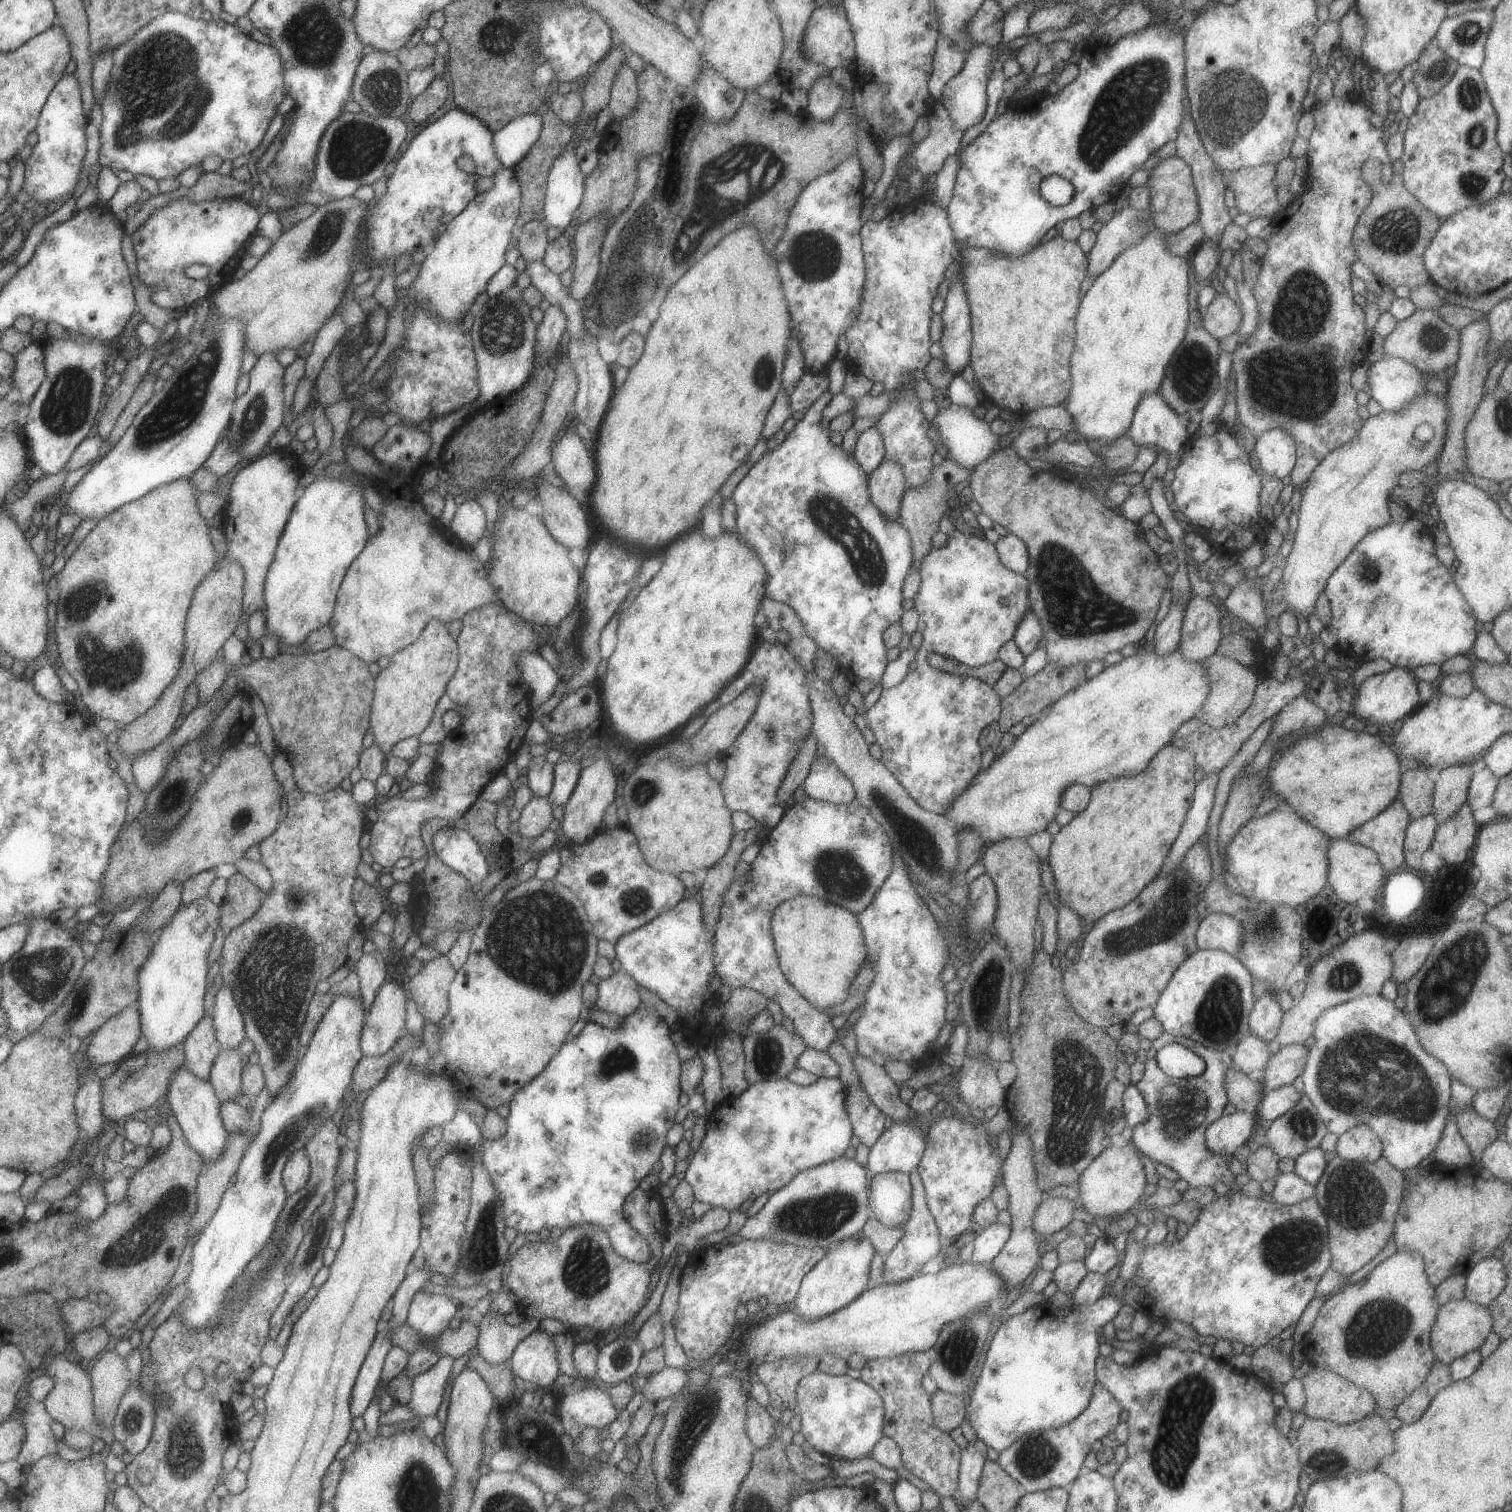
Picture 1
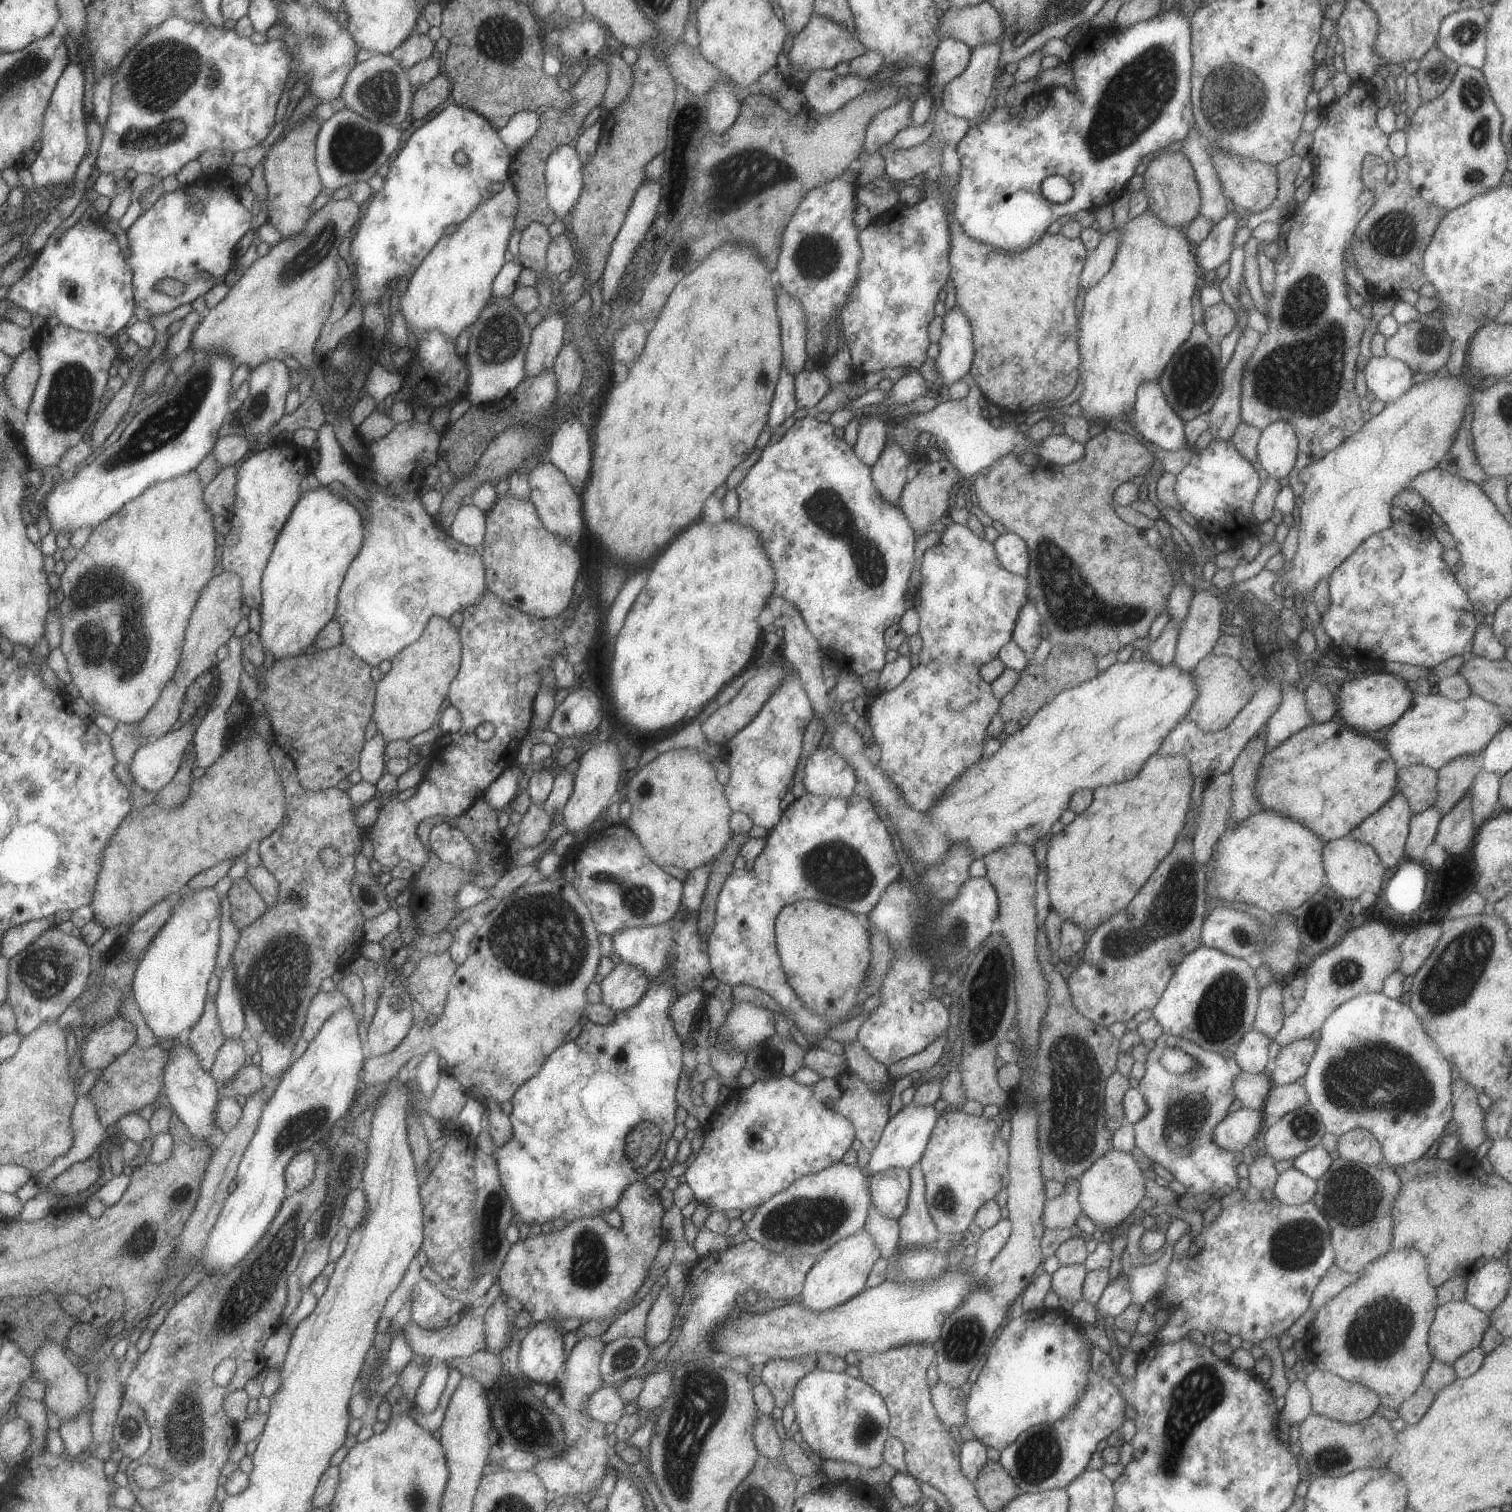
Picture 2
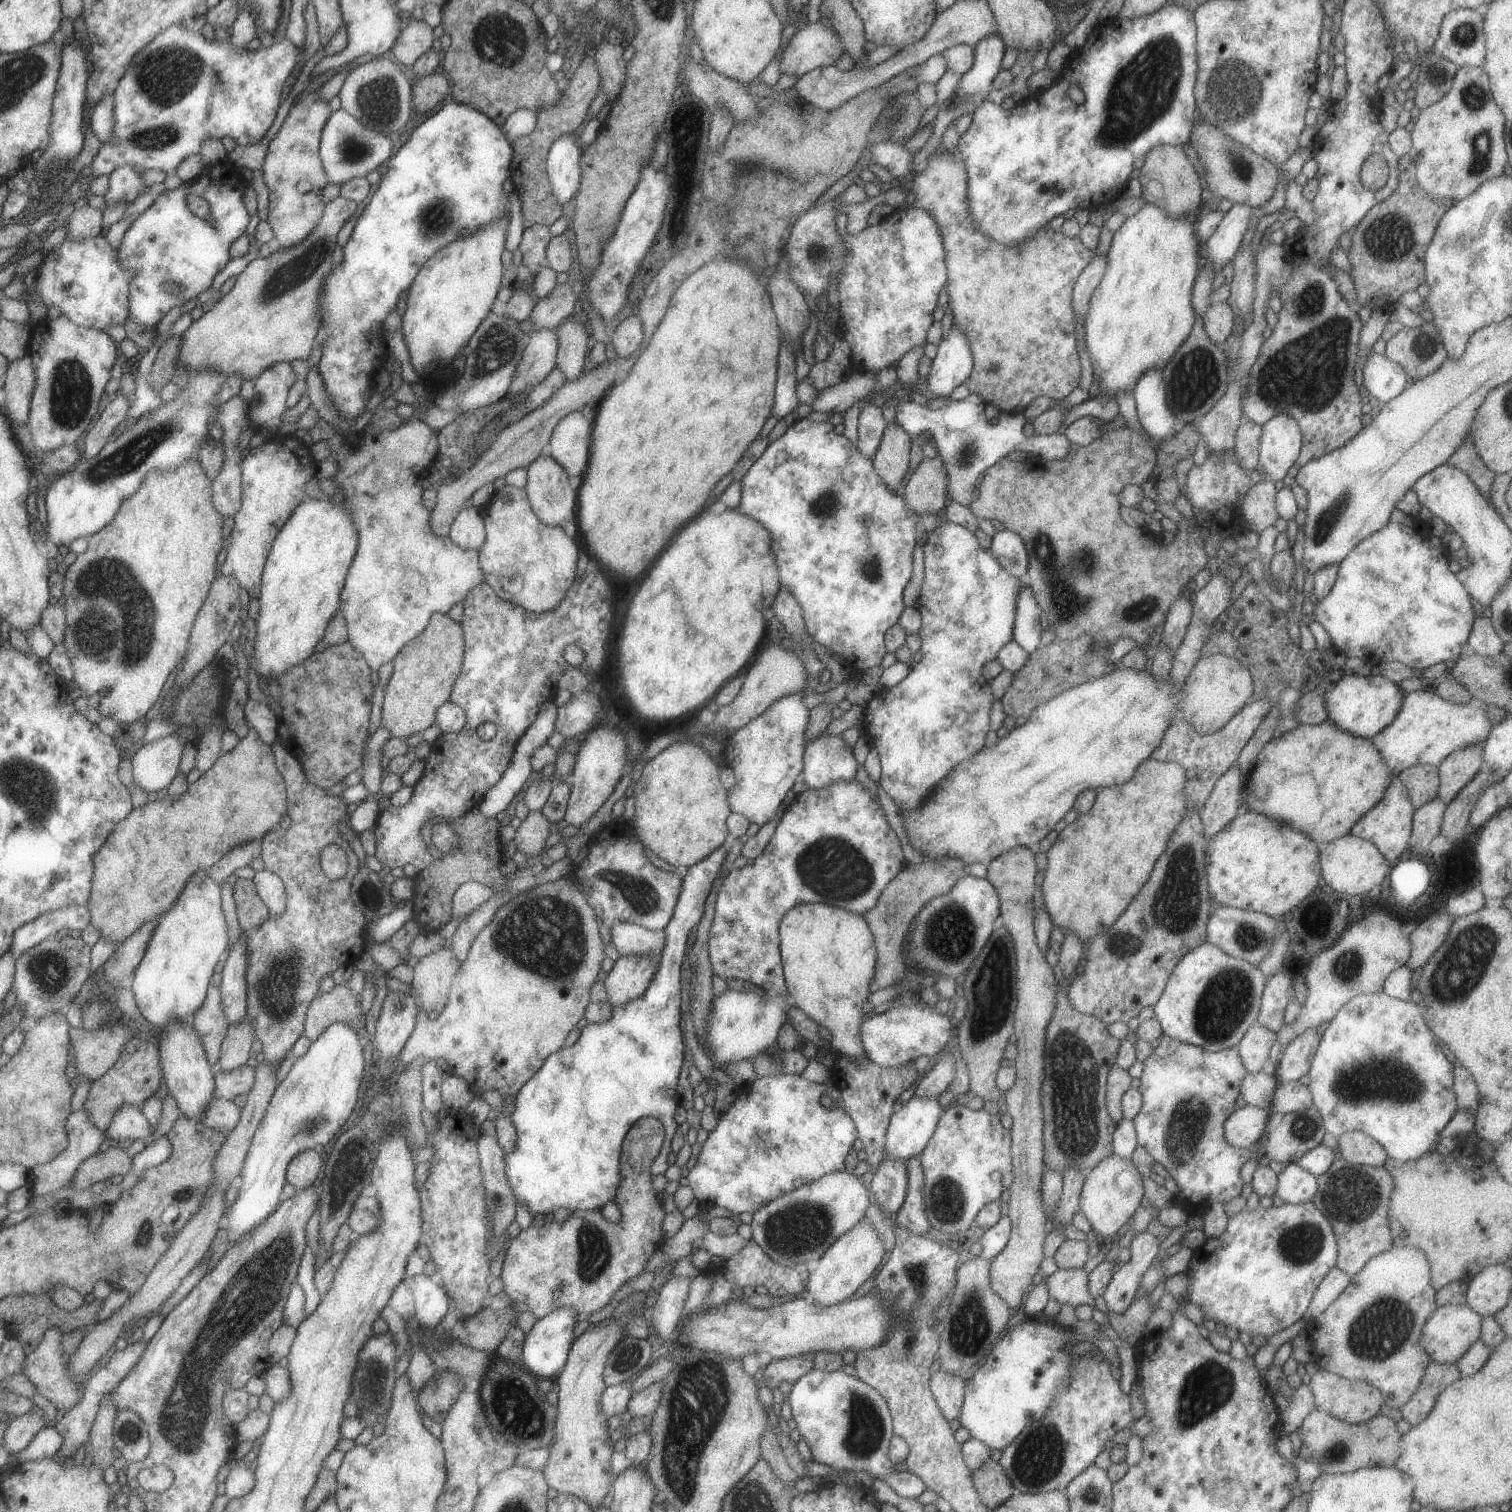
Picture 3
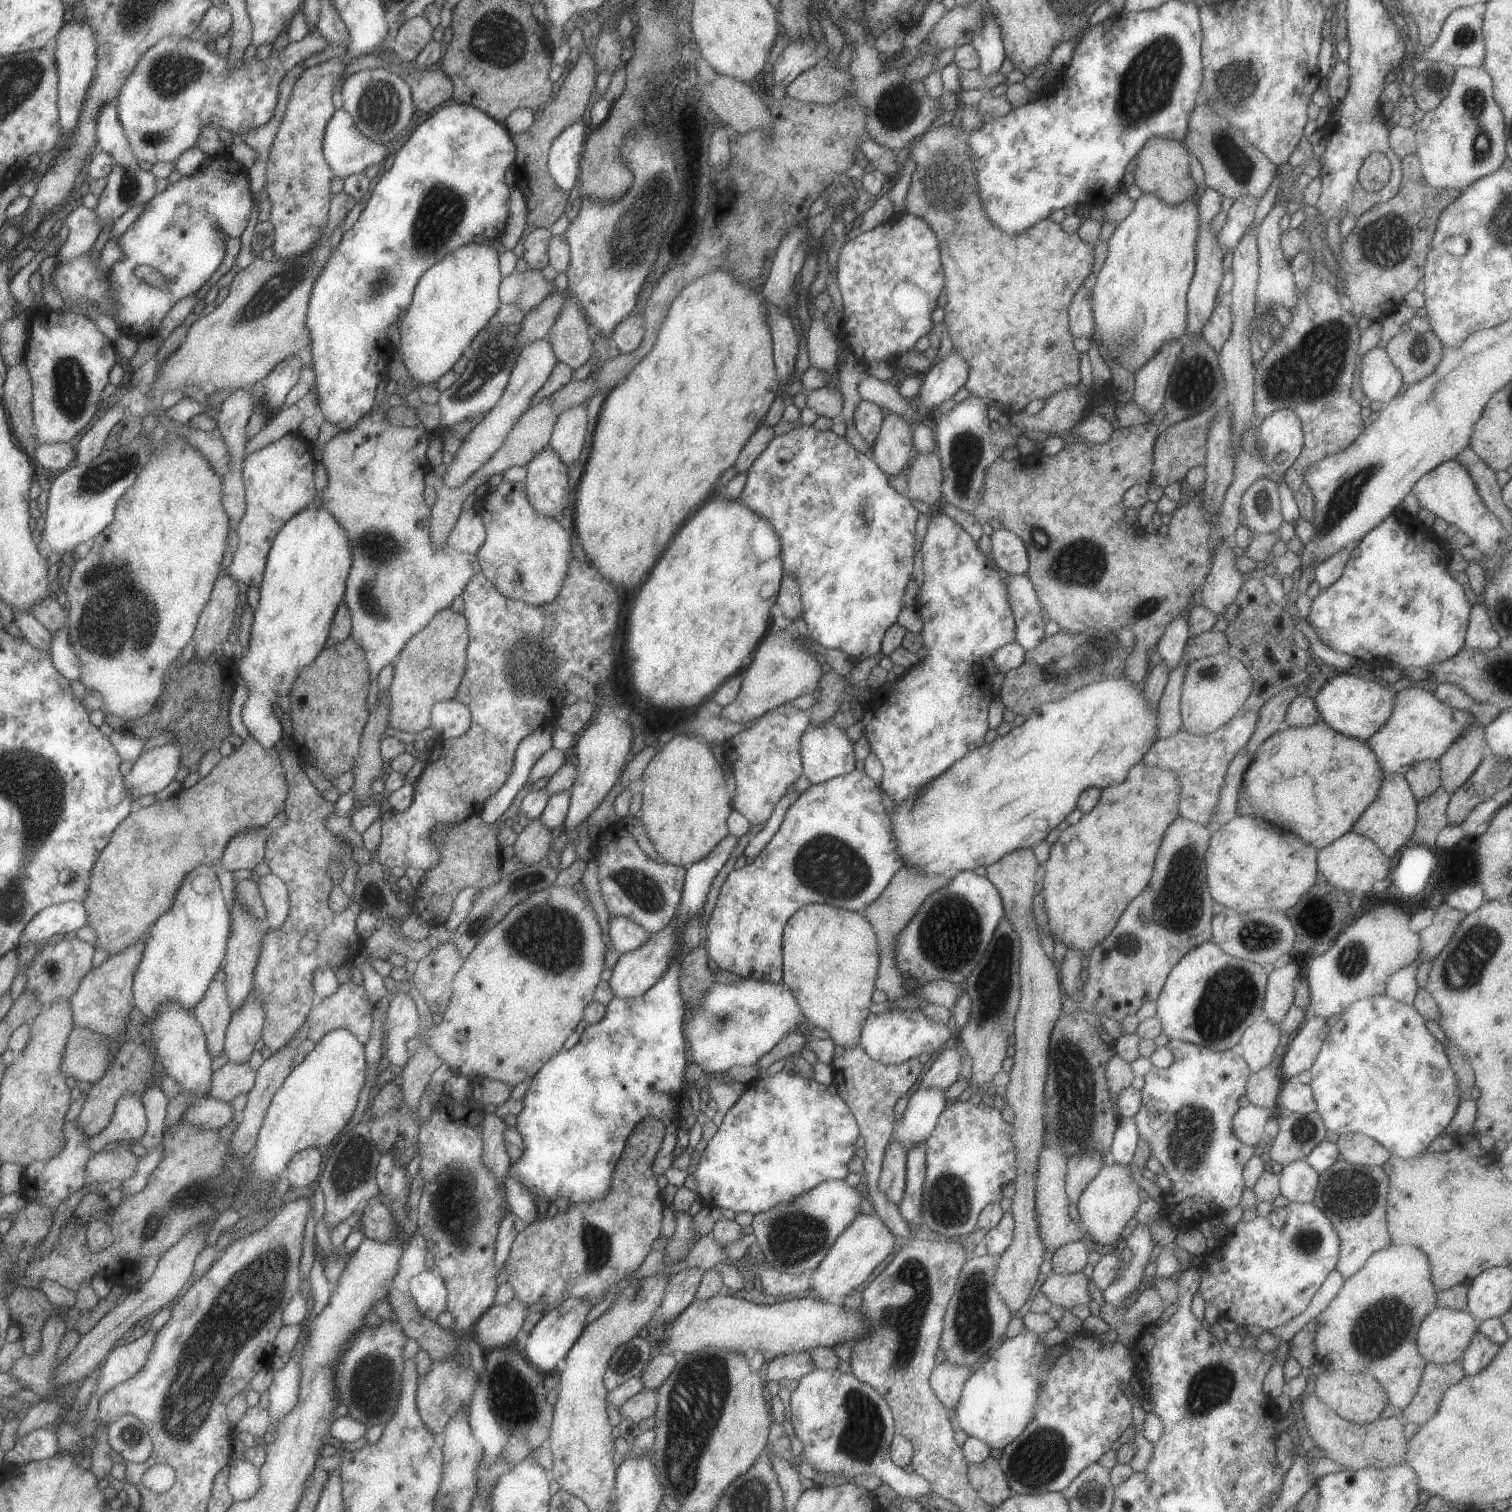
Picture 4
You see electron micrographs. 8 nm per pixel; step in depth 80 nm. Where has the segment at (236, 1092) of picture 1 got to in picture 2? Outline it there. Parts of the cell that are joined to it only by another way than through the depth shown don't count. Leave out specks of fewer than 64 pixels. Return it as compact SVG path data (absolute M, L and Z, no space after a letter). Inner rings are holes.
M241 1039L226 1040L219 1050L214 1068L210 1071L212 1078L218 1085L234 1082L234 1076L244 1068L246 1057Z

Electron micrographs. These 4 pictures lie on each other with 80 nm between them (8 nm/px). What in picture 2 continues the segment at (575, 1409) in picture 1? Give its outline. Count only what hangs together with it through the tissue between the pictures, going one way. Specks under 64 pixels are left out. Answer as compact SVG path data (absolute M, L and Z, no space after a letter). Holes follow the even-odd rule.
M618 1385L606 1386L596 1390L590 1398L588 1398L588 1406L586 1406L586 1414L596 1420L607 1425L609 1423L618 1423L622 1418L626 1403L620 1394L618 1394Z

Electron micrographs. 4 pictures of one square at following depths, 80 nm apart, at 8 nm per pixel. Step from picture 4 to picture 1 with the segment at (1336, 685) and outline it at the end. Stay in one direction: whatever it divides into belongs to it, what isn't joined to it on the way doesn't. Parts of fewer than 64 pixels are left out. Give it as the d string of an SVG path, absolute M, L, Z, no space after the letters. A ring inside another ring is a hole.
M1394 666L1392 670L1376 676L1366 678L1357 688L1351 687L1350 696L1354 698L1354 715L1359 716L1366 723L1389 724L1408 716L1412 710L1421 704L1421 697L1418 690L1418 678L1414 676L1410 668Z

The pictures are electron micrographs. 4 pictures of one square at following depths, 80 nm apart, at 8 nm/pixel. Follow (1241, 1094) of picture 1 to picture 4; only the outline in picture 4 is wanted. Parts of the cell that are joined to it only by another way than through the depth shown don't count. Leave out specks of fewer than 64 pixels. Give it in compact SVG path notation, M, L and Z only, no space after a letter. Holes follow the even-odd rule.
M1267 1066L1258 1073L1252 1073L1246 1082L1246 1098L1251 1105L1277 1111L1277 1099L1283 1088L1279 1070Z

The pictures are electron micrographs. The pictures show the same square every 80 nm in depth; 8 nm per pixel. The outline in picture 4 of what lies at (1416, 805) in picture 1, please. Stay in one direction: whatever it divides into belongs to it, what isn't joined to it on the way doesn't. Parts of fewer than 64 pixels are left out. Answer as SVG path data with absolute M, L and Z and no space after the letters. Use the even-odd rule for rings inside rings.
M1426 760L1413 765L1404 776L1418 802L1426 800L1441 788L1439 760Z

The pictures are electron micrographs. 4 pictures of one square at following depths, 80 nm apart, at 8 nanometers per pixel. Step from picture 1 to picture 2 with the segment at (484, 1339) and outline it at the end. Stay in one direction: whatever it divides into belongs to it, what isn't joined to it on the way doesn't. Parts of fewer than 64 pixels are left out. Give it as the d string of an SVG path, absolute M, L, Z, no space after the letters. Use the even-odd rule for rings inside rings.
M501 1295L496 1298L494 1304L488 1308L484 1315L484 1332L486 1332L486 1350L494 1352L500 1357L503 1349L509 1346L512 1337L509 1326L508 1313L506 1308L505 1297Z

